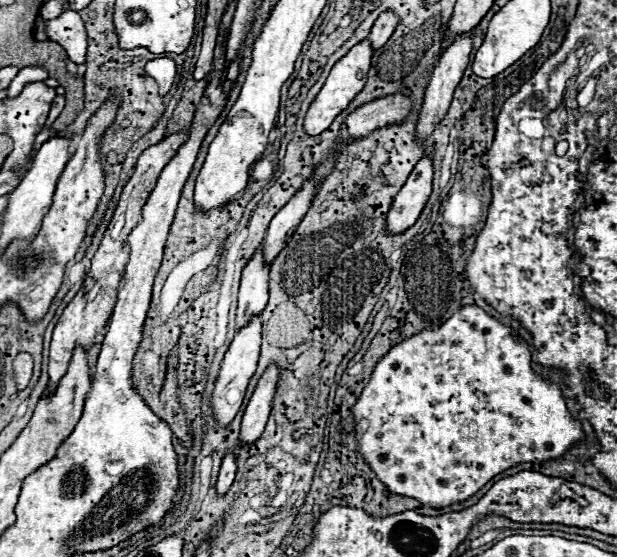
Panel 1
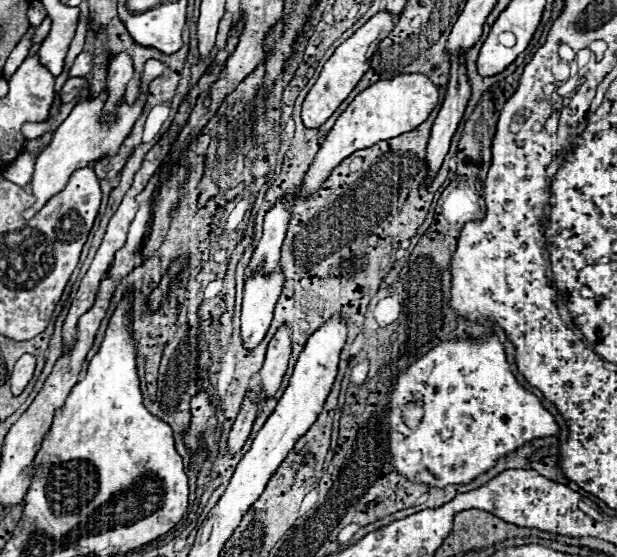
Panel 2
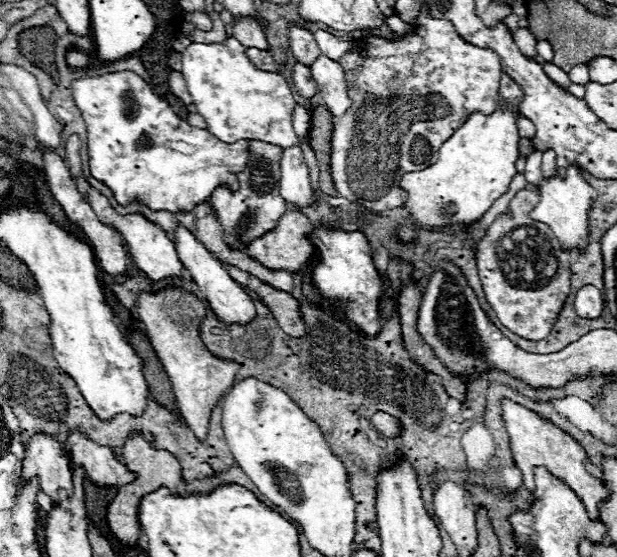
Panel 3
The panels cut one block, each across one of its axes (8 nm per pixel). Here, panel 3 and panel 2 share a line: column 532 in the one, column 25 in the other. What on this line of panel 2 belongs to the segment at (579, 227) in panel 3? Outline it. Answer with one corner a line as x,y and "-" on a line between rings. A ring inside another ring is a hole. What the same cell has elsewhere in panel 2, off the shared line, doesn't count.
148,60
146,62
146,68
144,68
144,76
142,76
142,94
136,98
134,104
126,104
122,102
120,108
118,108
118,118
114,122
110,122
108,126
100,122
100,112
102,112
102,106
104,106
104,100
106,100
106,92
102,92
98,98
90,98
90,100
82,100
76,104
76,108
70,112
70,116
56,128
50,144
40,152
38,160
36,160
36,166
34,166
34,174
32,174
32,180
30,180
30,186
32,186
32,196
36,198
36,202
26,208
22,212
22,216
26,220
30,220
56,192
60,192
64,188
64,184
68,182
68,178
72,176
72,172
80,170
80,168
86,168
90,162
96,162
100,158
106,158
106,156
114,156
120,148
120,144
124,142
124,138
130,134
134,122
138,120
140,116
140,110
144,106
144,94
148,90
148,84
162,76
166,70
166,66
160,62
160,60

